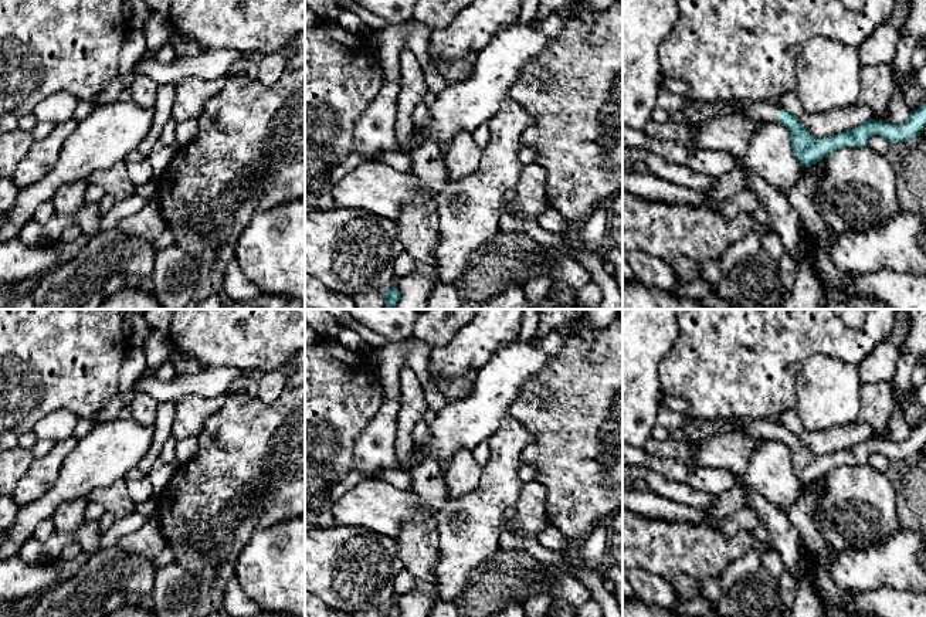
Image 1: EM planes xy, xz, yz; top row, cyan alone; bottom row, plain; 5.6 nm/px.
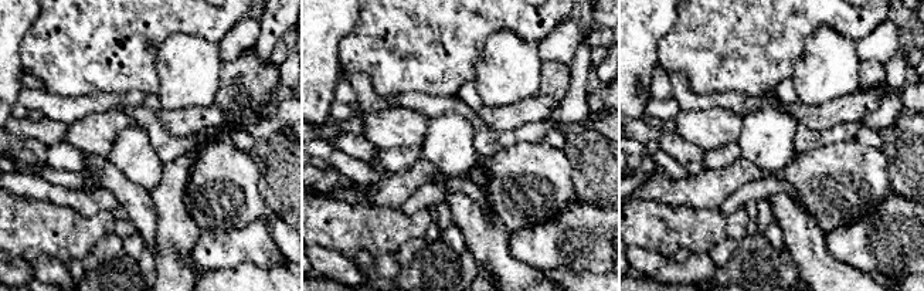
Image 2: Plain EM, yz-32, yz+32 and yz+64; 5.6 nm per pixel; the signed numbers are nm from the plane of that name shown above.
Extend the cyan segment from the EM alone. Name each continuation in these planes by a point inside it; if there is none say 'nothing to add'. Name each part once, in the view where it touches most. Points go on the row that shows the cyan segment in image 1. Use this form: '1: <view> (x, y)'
1: yz (762, 111)

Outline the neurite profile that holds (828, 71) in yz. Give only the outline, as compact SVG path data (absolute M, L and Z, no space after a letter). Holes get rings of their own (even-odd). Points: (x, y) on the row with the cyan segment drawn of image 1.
M815 35L796 65L797 96L804 112L825 112L854 105L861 91L858 47Z

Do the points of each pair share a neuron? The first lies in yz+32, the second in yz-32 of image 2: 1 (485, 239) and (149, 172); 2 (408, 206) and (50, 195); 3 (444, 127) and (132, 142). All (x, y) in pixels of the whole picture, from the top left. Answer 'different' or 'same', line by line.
1: different
2: same
3: same

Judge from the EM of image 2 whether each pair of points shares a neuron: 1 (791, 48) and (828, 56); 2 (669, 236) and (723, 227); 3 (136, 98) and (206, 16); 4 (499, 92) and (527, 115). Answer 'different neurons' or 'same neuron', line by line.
1: different neurons
2: same neuron
3: different neurons
4: different neurons

